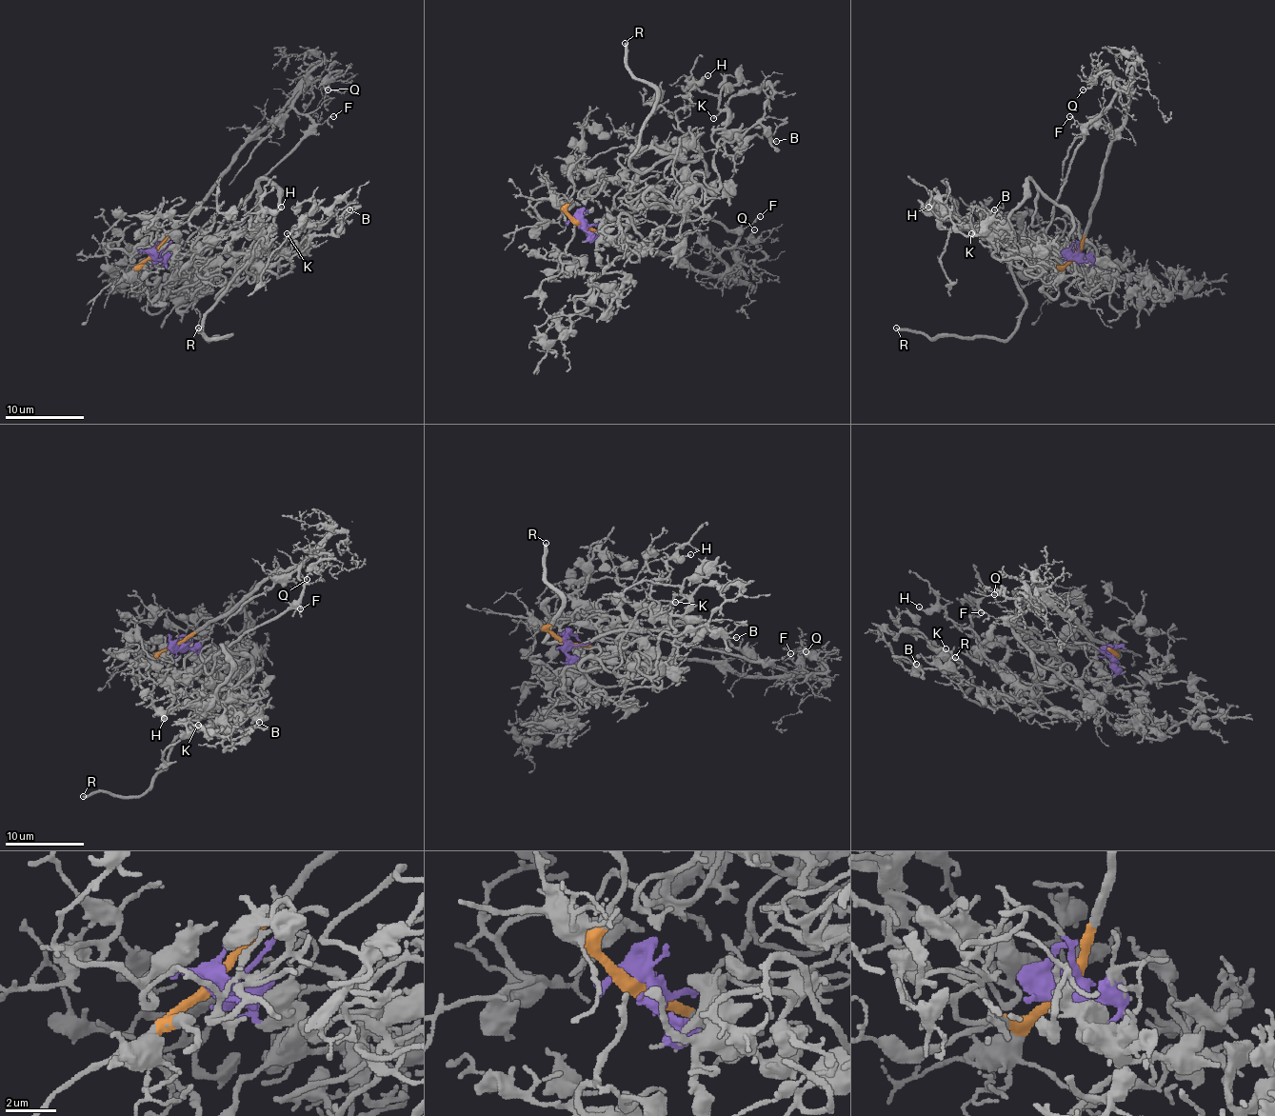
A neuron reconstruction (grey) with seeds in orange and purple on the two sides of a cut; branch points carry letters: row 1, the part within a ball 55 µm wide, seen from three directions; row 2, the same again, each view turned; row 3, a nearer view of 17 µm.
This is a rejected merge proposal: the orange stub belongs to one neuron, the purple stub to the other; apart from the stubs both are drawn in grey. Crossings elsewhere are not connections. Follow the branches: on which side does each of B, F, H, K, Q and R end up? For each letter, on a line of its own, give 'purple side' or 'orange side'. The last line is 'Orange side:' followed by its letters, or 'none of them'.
B: purple side
F: orange side
H: purple side
K: purple side
Q: orange side
R: purple side
Orange side: F, Q

